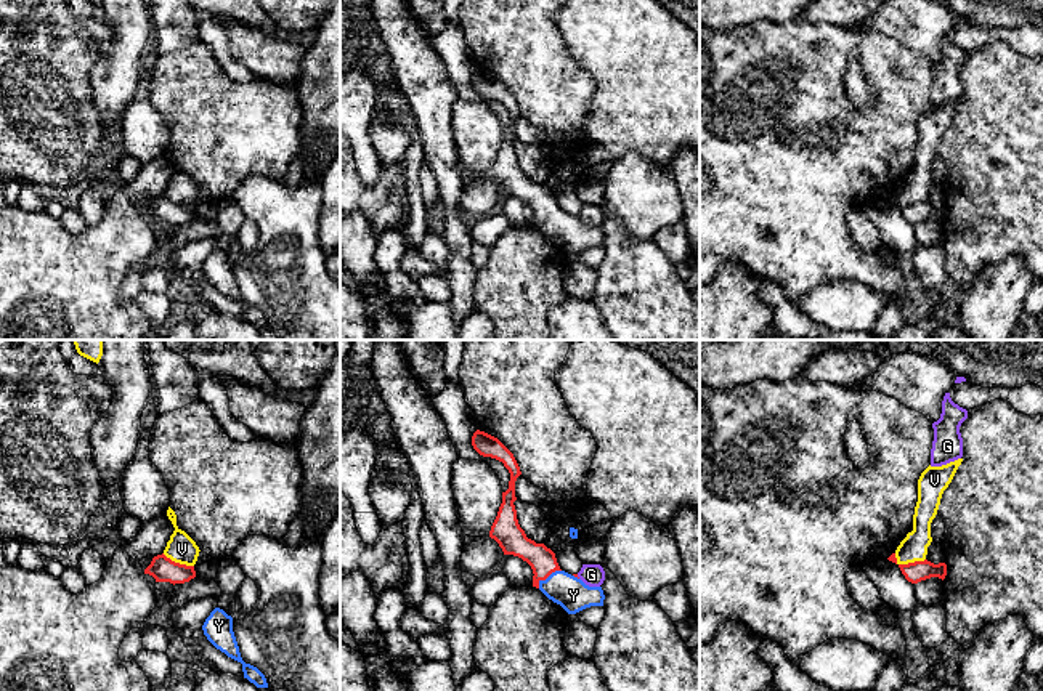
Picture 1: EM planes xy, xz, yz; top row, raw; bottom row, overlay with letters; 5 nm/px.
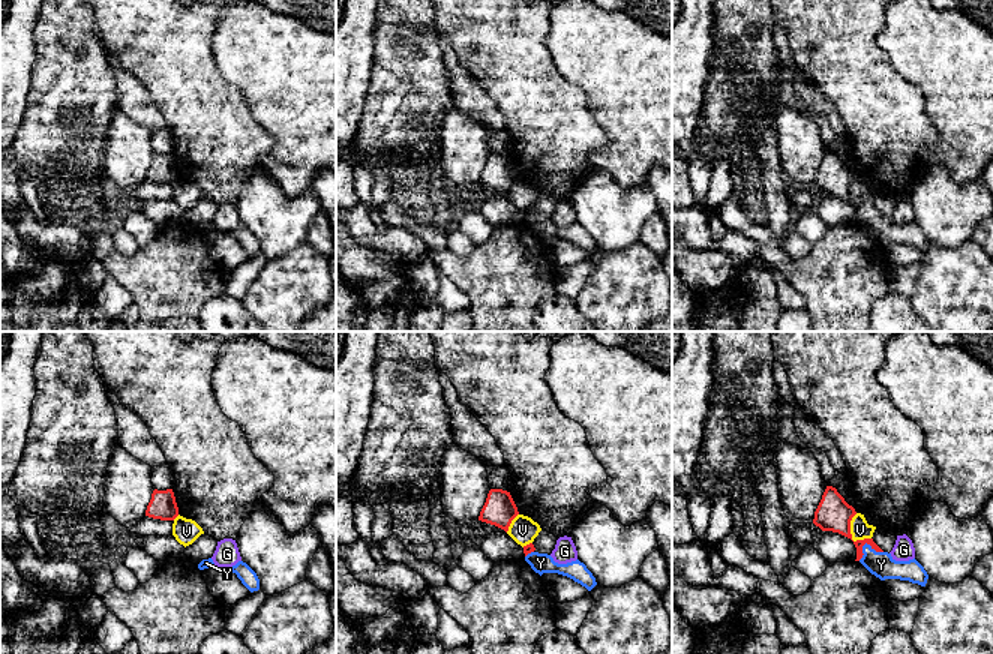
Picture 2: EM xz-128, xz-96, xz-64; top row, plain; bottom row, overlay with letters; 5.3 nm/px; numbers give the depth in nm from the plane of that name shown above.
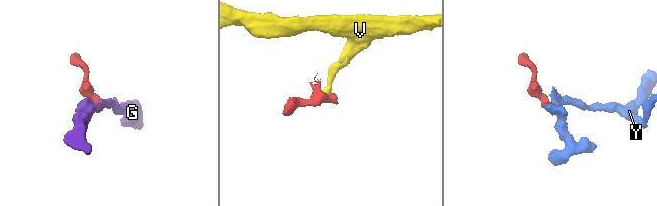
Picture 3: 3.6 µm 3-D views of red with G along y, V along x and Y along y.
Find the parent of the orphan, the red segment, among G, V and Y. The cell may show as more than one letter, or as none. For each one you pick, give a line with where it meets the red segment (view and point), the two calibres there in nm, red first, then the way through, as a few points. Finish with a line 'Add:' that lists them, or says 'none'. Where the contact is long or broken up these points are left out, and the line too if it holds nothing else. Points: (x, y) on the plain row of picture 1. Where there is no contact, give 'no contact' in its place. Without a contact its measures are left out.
Y: meets red in xz at (547, 217); 140 nm thick on the red side, 170 nm on the other; runs through xz (512, 181), (523, 188), (547, 217), (572, 234)
Add: Y

